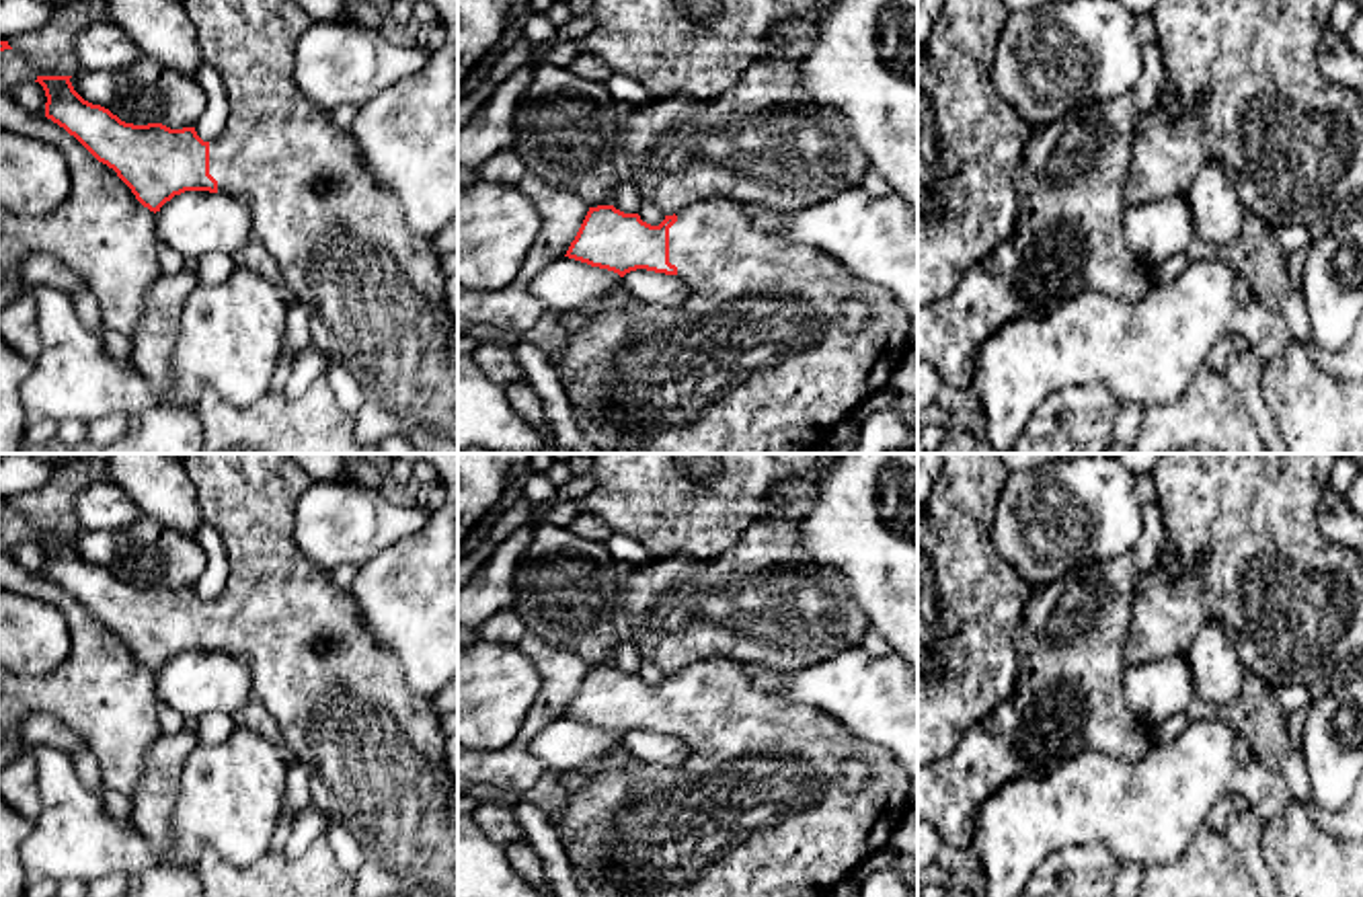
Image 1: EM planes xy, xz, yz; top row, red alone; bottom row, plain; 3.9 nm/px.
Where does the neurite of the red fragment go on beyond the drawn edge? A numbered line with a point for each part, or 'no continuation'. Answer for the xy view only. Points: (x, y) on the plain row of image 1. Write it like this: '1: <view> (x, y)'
1: xy (374, 750)

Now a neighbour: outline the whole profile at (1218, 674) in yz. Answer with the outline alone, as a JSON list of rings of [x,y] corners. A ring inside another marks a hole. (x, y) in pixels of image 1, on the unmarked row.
[[[1207,624],[1186,651],[1195,698],[1207,704],[1230,704],[1240,696],[1246,669],[1228,630]]]

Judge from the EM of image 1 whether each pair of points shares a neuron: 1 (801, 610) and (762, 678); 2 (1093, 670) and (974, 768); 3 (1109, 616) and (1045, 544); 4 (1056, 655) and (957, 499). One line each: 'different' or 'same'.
1: different
2: same
3: different
4: different

